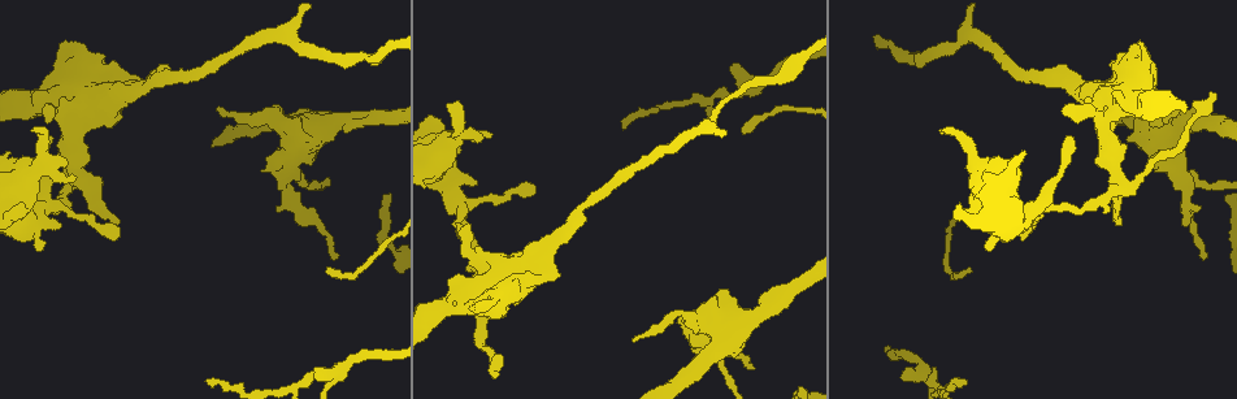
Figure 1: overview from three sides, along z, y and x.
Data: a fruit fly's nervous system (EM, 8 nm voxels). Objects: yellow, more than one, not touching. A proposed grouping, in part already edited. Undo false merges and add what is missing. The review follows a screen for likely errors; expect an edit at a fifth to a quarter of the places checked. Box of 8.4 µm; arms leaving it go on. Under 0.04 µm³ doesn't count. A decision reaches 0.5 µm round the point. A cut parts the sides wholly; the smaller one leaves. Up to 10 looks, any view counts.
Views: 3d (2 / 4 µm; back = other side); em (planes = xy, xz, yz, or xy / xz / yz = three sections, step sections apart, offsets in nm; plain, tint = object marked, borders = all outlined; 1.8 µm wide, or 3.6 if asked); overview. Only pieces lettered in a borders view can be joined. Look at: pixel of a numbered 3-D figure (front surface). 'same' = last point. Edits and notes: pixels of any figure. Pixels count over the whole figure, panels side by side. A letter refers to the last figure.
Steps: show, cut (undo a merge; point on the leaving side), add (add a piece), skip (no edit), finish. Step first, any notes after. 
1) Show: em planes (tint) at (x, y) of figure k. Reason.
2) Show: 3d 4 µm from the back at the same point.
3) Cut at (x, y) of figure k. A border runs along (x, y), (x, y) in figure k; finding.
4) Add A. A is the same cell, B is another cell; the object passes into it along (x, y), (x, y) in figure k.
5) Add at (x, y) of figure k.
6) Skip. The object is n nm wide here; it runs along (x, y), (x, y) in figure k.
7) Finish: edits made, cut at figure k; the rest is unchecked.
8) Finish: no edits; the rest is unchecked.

Show: 3d 4 µm at (293, 169) of figure 1. Calibre changes.

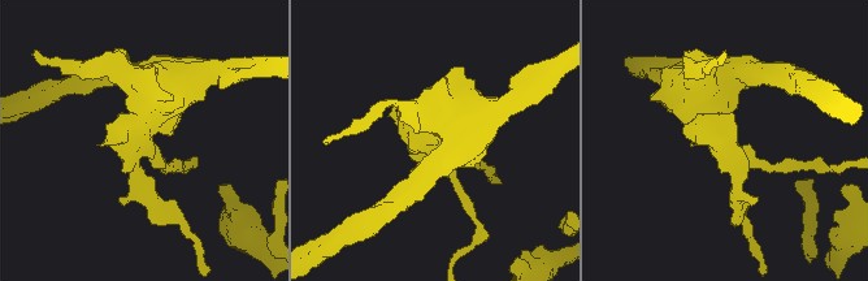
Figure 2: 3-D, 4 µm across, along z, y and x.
Show: em xy step 8 (tint) at (730, 146) of figure 2. 3 arms meet here.

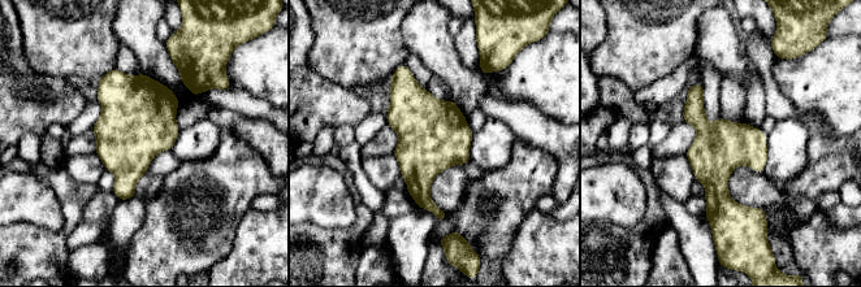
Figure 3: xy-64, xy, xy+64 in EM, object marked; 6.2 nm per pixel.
Show: em planes (borders) at the same point. Another direction.

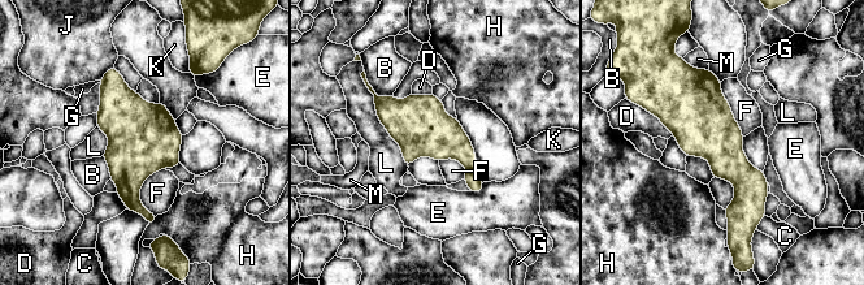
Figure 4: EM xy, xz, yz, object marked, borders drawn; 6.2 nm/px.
Cut at (476, 185) of figure 4. The longest contact is with L, 550 nm; B, C, D, E, F, G, H, J, K, L and M are other cells; a border runs along (474, 169), (468, 172) in figure 4; two neurons meet here.

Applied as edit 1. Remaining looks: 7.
Show: overview. See it whole again.

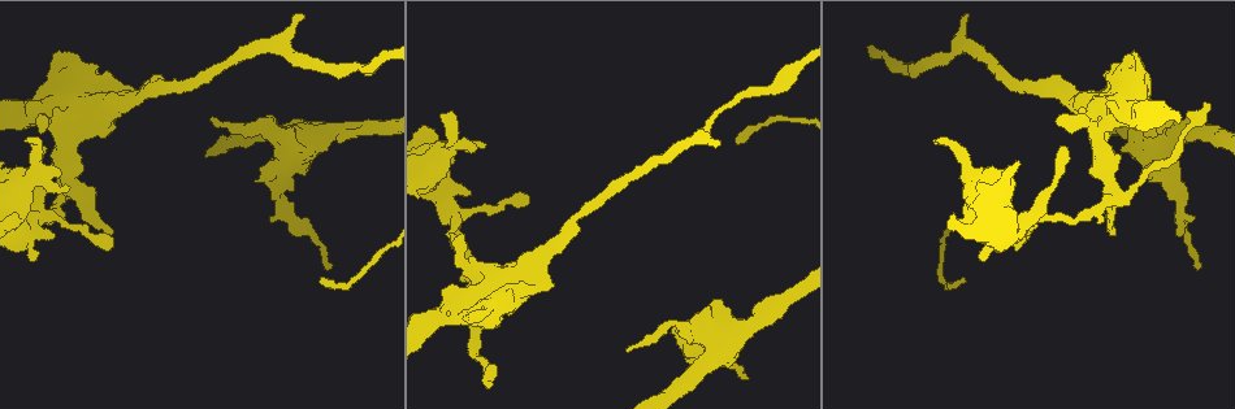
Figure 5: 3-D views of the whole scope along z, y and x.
Show: em planes (borders) at (210, 119) of figure 5. Free end.

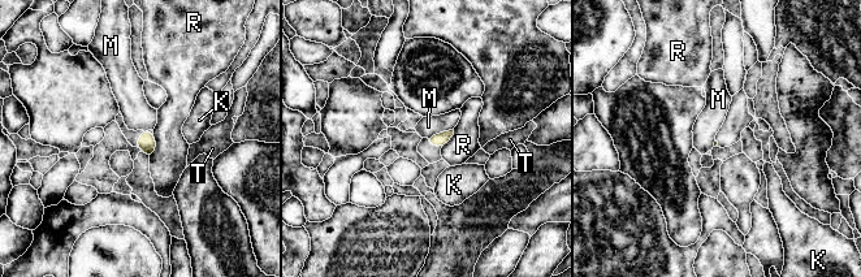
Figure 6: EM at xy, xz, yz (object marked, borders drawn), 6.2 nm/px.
Skip. K, M, R and T are other cells; a border runs along (453, 128), (427, 138) in figure 6; none of them fits.

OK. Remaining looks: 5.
Show: em planes (borders) at (86, 131) of figure 5. Looks like a crossing.

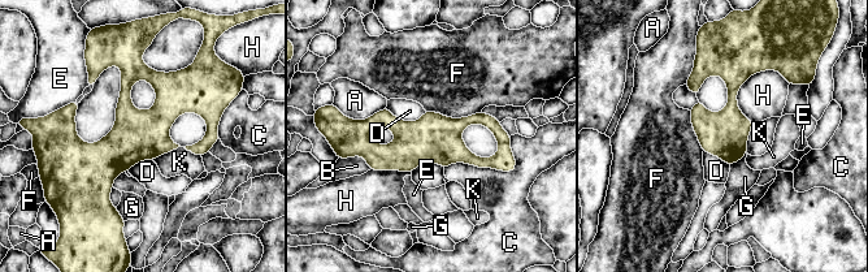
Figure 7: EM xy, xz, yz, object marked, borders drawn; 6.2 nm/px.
Skip. The object is 280 nm wide here; the longest contact is with C, 460 nm; A, B, C, D, E, F, G, H and K are other cells; continuous, no second neuron.

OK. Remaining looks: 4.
Show: 3d 2 µm at (1131, 53) of figure 5. Touches itself.

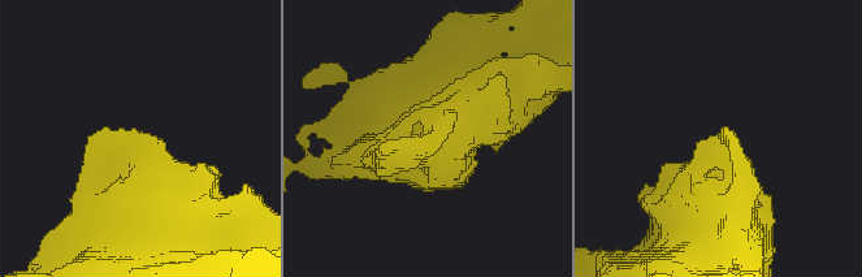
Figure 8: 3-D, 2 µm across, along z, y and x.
Show: em planes (borders) at (102, 134) of figure 8. Shape alone is not enough.

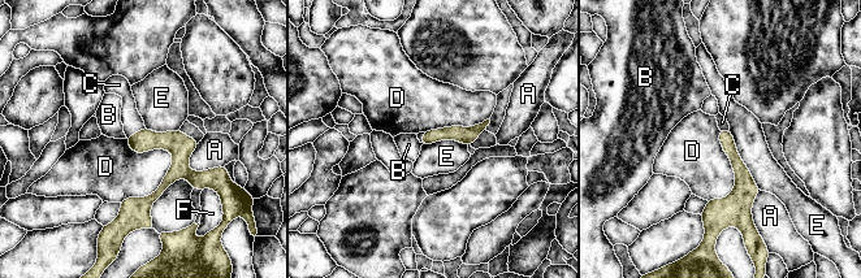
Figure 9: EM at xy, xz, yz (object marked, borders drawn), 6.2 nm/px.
Skip. A, B, C, D, E and F are other cells; a border runs along (145, 126), (126, 138) in figure 9; continuous, no second neuron.

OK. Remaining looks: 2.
Show: em planes (borders) at (940, 136) of figure 5. Branch stops here.

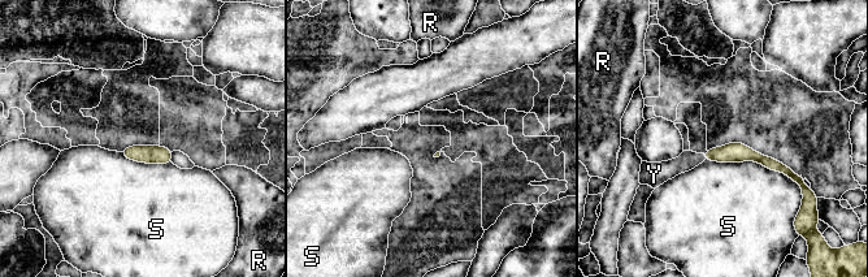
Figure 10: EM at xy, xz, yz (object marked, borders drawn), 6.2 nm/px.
Add Y. Y is the same cell, R and S are other cells; the object passes into it along (732, 152), (703, 155), (688, 160) in figure 10; the neuron continues.

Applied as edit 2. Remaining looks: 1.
Finish: edits made, cut at figure 4, add at figure 10; the rest is unchecked.

